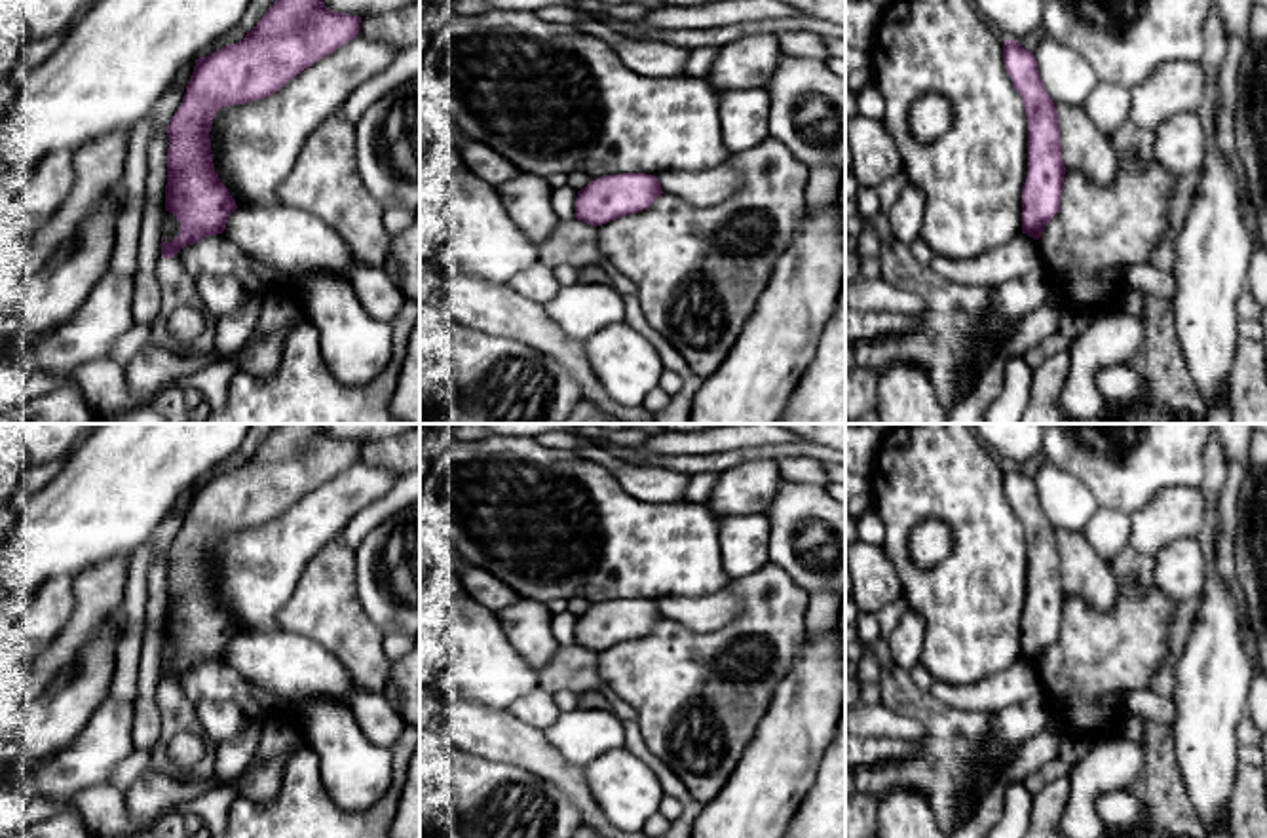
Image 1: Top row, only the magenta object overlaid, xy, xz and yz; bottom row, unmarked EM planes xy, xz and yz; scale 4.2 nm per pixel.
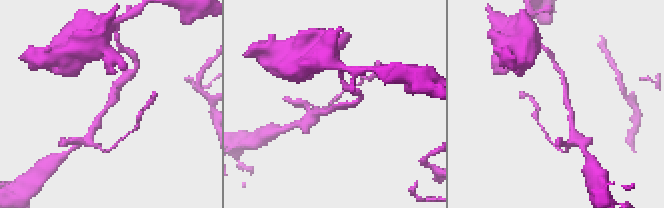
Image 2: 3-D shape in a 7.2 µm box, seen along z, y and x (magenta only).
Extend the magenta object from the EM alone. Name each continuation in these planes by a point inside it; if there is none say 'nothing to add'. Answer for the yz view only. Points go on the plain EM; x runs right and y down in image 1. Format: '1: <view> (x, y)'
nothing to add

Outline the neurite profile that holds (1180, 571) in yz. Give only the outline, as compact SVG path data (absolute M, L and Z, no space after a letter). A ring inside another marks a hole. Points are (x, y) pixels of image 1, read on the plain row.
M1197 536L1176 540L1155 555L1151 583L1176 604L1201 597L1206 562Z

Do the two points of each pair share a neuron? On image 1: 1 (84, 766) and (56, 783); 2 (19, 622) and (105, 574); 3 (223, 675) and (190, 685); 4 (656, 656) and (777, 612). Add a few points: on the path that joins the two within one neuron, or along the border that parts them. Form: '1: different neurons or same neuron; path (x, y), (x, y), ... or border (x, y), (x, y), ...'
1: same neuron; path (76, 768), (63, 776)
2: different neurons; border (73, 580), (73, 614), (56, 635)
3: same neuron; path (215, 681), (198, 685)
4: same neuron; path (686, 656), (707, 656), (732, 633), (747, 629)

